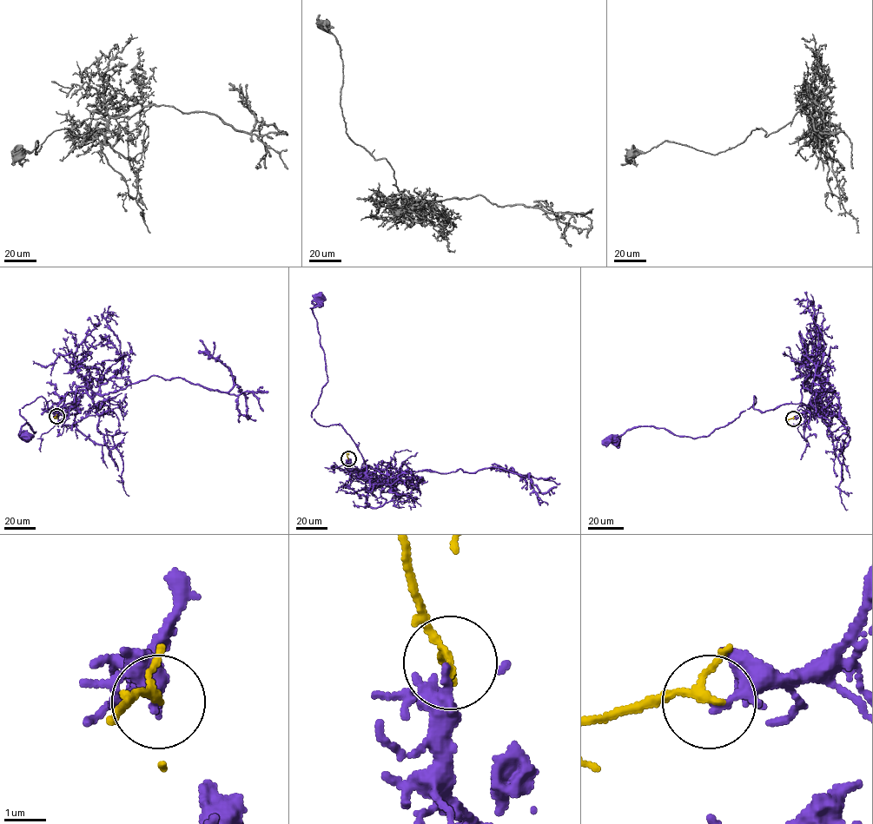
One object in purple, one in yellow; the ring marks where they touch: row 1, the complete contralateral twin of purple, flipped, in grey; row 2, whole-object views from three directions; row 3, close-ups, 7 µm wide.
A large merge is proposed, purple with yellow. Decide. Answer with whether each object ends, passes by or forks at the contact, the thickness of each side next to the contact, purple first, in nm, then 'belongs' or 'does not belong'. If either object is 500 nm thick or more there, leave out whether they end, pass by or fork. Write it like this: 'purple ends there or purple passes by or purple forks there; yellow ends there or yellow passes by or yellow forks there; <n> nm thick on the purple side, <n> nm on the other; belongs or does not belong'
purple ends there; yellow passes by; 240 nm thick on the purple side, 140 nm on the other; belongs

